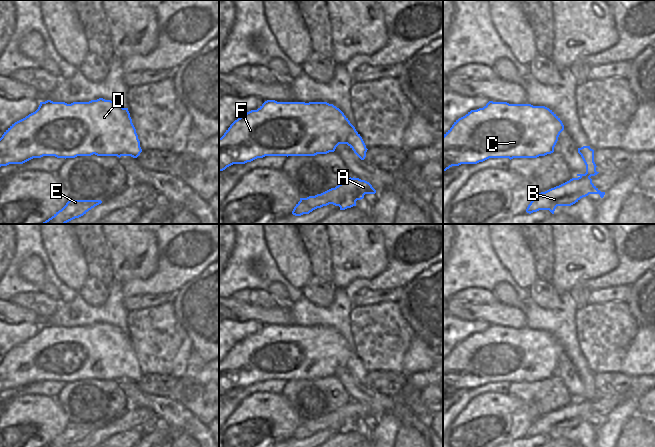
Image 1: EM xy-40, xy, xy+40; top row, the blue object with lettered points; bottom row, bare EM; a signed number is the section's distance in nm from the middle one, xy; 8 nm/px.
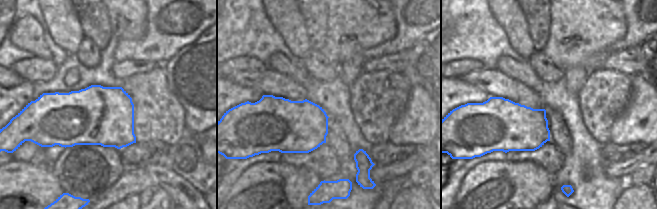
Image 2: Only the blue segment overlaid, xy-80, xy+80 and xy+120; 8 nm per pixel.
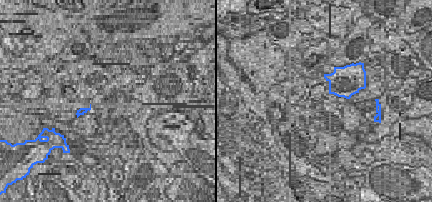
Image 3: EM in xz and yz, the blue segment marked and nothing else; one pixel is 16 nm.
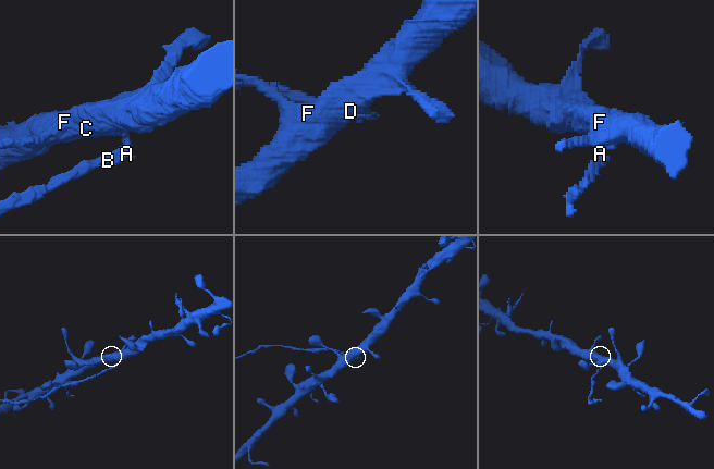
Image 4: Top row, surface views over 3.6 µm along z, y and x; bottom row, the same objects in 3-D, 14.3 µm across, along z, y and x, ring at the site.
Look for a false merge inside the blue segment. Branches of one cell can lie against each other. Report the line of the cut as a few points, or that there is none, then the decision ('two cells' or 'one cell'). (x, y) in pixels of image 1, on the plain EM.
cut in xy+40 along (590, 372), (580, 378); two cells

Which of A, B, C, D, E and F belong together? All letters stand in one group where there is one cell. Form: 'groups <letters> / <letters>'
groups A B E / C D F

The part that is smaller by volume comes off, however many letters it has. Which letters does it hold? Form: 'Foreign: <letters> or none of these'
Foreign: A, B, E

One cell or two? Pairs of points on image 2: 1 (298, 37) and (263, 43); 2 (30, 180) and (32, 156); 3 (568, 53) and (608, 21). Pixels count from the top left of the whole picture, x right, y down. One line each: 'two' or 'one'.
1: two
2: two
3: one

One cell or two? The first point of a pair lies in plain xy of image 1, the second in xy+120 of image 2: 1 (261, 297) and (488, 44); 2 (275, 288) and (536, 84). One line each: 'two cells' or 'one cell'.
1: two cells
2: one cell

